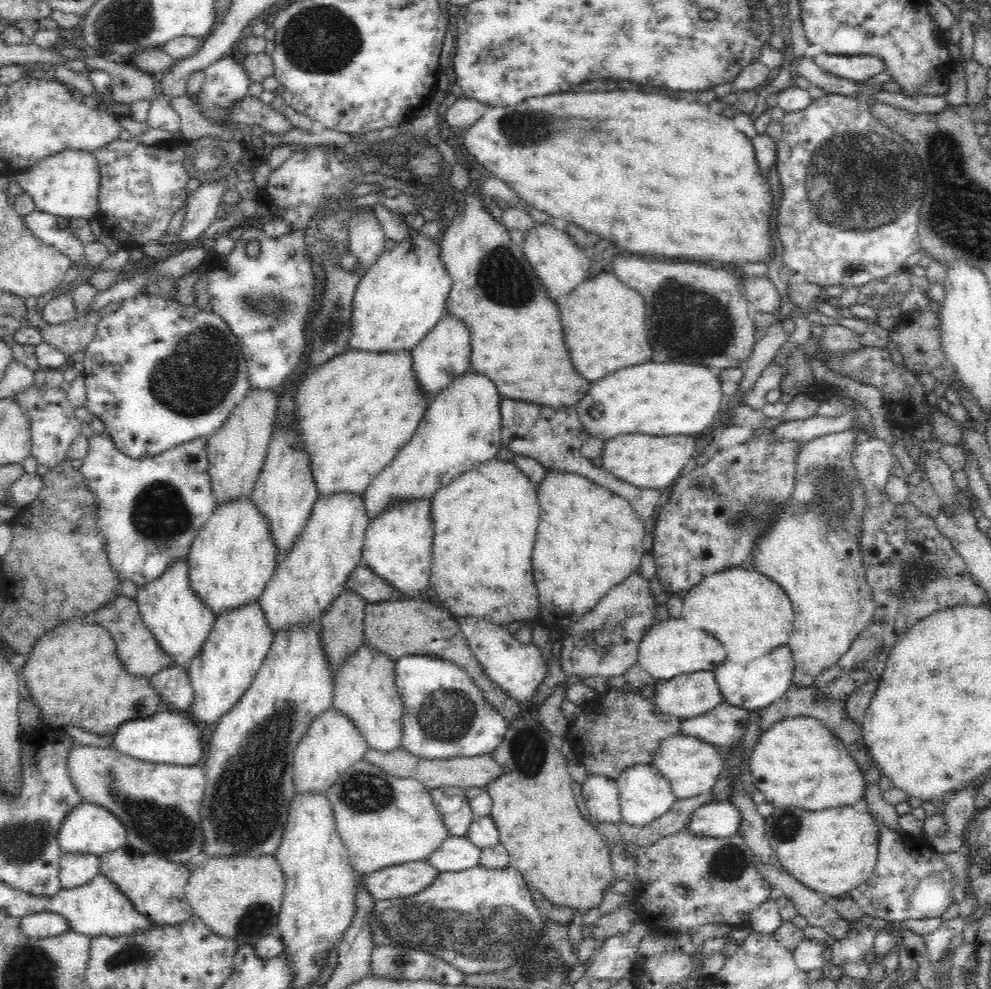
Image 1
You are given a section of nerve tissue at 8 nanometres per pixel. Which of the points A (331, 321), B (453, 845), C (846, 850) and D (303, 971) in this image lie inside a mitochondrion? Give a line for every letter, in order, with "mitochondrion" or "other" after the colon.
A: mitochondrion
B: other
C: other
D: other

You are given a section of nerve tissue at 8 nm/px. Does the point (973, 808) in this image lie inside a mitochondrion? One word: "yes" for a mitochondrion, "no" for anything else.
no

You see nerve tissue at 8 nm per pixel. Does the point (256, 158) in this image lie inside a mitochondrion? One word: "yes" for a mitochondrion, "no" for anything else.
no

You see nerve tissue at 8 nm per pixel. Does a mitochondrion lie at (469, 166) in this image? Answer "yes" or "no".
no

